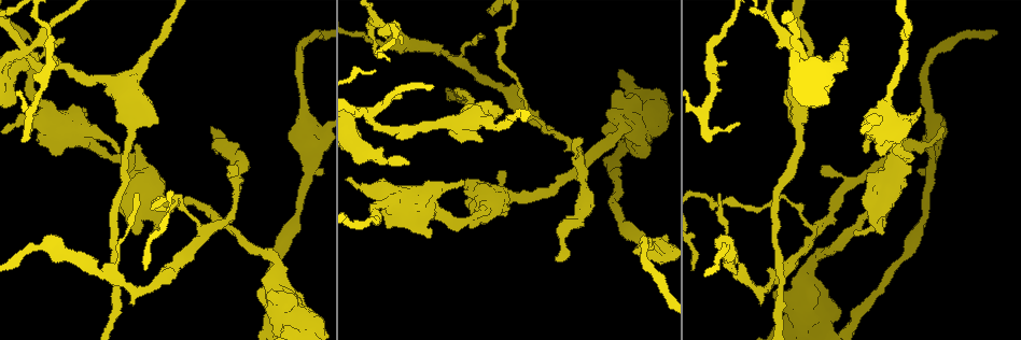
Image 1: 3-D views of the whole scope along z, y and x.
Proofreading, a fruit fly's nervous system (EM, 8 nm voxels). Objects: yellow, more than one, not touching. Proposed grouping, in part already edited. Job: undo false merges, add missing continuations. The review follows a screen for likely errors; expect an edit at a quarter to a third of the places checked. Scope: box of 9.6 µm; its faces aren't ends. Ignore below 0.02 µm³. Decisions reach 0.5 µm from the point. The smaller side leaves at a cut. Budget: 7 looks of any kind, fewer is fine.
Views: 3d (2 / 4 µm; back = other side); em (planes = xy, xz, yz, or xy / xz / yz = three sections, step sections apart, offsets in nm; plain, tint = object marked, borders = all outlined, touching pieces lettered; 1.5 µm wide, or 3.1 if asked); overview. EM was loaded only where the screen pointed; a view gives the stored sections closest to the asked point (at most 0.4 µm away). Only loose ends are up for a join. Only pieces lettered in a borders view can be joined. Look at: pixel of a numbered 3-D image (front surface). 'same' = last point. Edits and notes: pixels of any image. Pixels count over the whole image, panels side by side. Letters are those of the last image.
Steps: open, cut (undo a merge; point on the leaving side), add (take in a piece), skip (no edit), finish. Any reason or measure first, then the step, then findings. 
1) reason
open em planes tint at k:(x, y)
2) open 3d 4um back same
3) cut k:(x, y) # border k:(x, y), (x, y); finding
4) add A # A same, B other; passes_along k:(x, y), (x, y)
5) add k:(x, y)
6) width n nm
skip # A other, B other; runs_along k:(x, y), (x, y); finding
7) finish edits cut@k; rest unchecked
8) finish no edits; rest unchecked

tapers out
open em yz step 8 tint at 1:(401, 43)

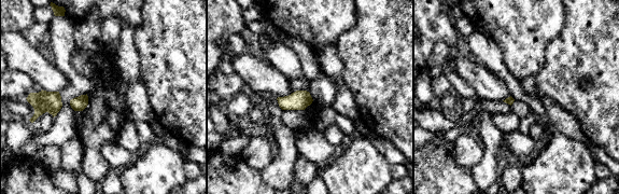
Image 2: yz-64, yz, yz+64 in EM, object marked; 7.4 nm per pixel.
open em planes borders same

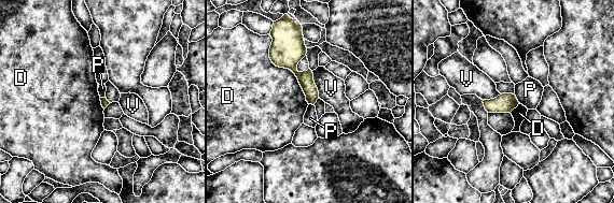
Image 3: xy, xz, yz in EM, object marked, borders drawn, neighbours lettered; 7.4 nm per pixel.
longest_contact D 600 nm
skip # D other, P other, V other; border 3:(270, 37), (308, 104); none of them fits

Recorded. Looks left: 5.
sudden change in width
open 3d 2um at 1:(42, 248)

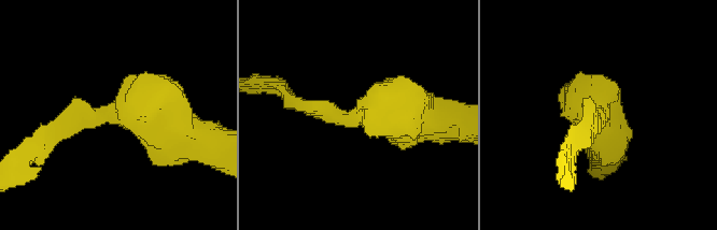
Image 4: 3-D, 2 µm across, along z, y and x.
open em planes borders at 4:(603, 116)

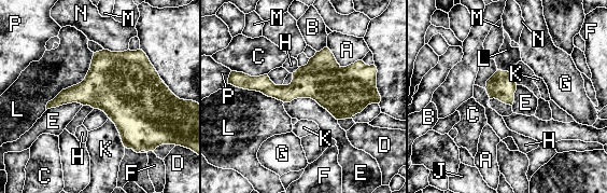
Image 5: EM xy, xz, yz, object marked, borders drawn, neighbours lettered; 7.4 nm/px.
longest_contact L 550 nm
skip # A other, B other, C other, D other, E other, F other, G other, H other, J other, K other, L other, M other, N other, P other; border 5:(284, 101), (312, 98), (337, 120); one cell here

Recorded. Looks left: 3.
a narrow waist
open 3d 4um at 1:(742, 271)

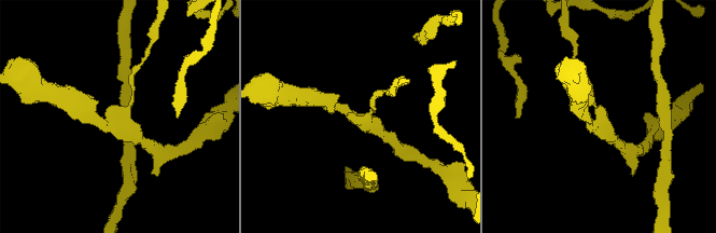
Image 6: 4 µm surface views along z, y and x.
shape alone is not enough
open em yz step 8 tint at 6:(117, 122)

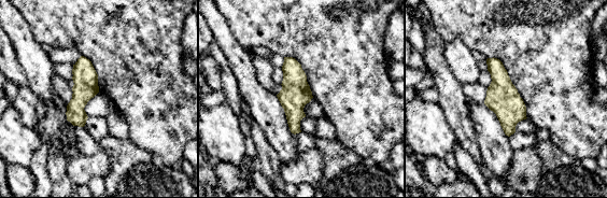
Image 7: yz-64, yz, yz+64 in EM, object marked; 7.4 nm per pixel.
open em planes borders same

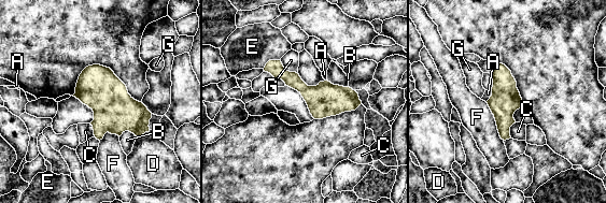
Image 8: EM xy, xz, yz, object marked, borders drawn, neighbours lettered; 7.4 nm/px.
width 190 nm
skip # A other, B other, C other, D other, E other, F other, G other; border 8:(491, 90), (491, 96), (485, 101); one cell here

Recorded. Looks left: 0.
finish no edits; rest unchecked

